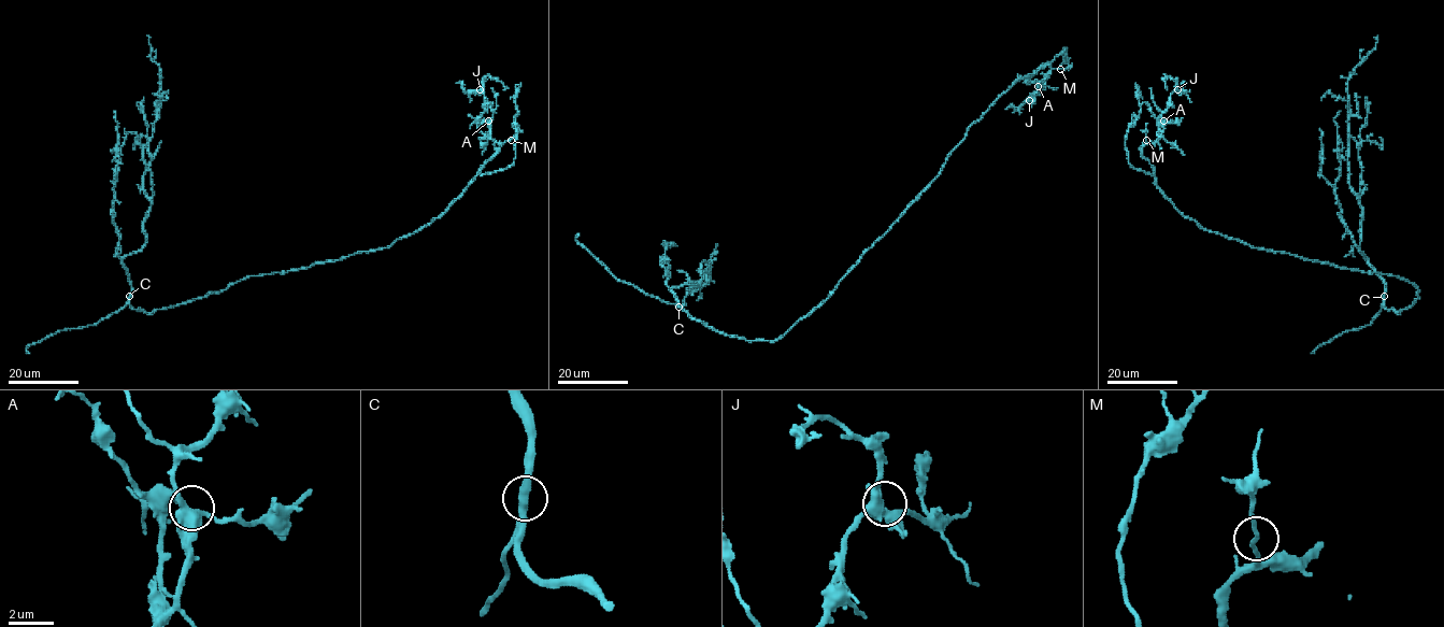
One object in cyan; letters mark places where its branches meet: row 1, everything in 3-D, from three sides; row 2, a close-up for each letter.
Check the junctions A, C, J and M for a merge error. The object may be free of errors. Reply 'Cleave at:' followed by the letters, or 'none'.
Cleave at: none

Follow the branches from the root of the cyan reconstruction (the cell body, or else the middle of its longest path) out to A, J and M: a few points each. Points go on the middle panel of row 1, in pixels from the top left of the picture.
A: (821, 303), (939, 173), (967, 130), (1019, 79), (1031, 76), (1047, 63), (1049, 73), (1038, 86)
J: (821, 303), (939, 173), (967, 130), (1019, 79), (1031, 76), (1047, 63), (1049, 73), (1029, 100)
M: (821, 303), (939, 173), (967, 130), (1001, 95), (1019, 79), (1031, 76), (1045, 63), (1060, 69)

